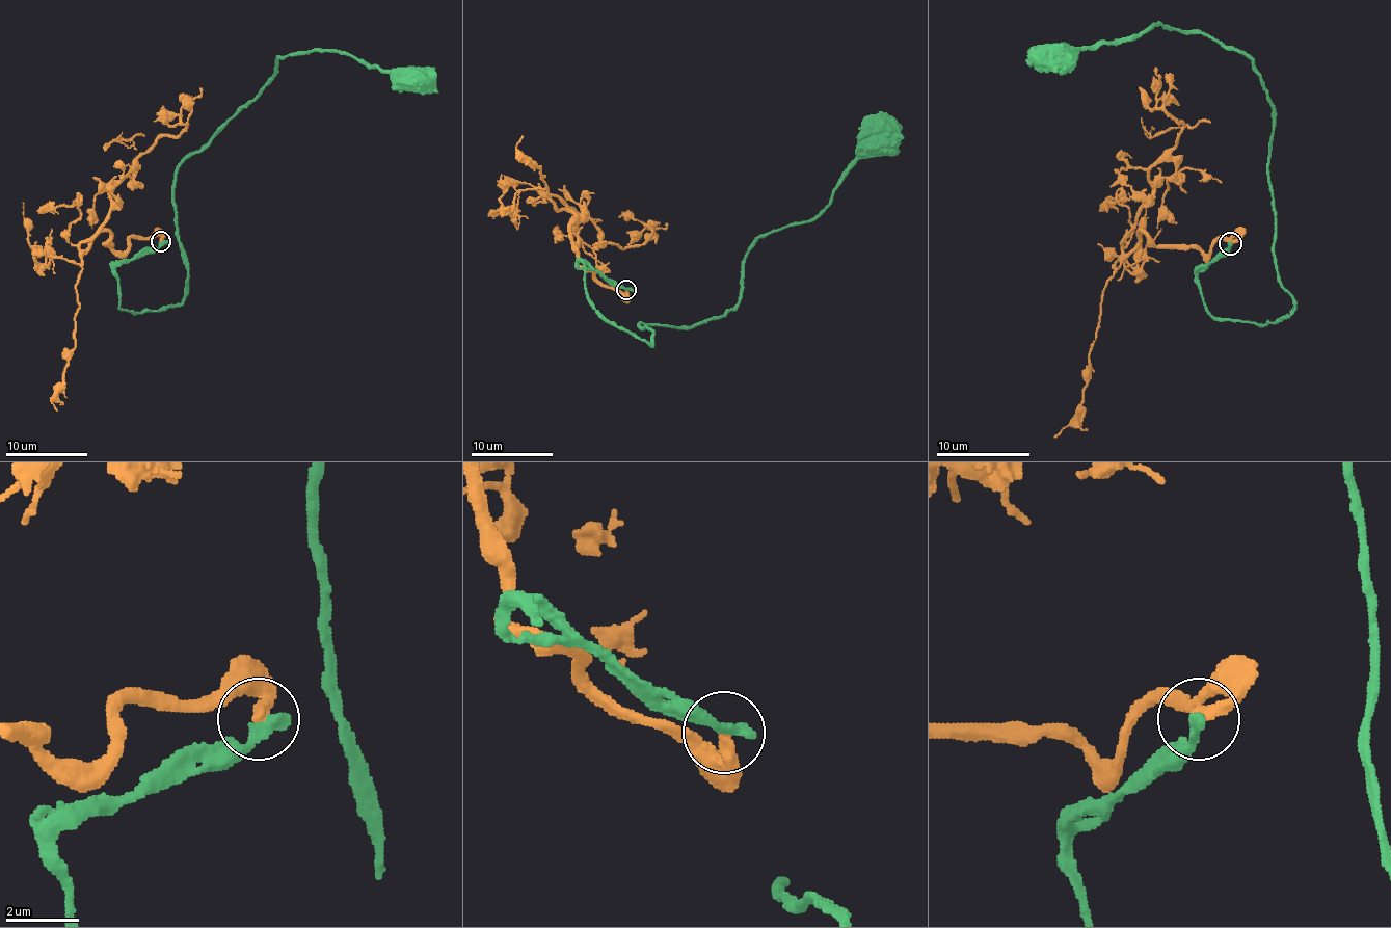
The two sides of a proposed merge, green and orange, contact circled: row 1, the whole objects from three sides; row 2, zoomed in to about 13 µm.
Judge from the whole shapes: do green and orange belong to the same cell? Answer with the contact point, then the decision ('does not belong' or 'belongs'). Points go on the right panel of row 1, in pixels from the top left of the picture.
at (1230, 243); does not belong

